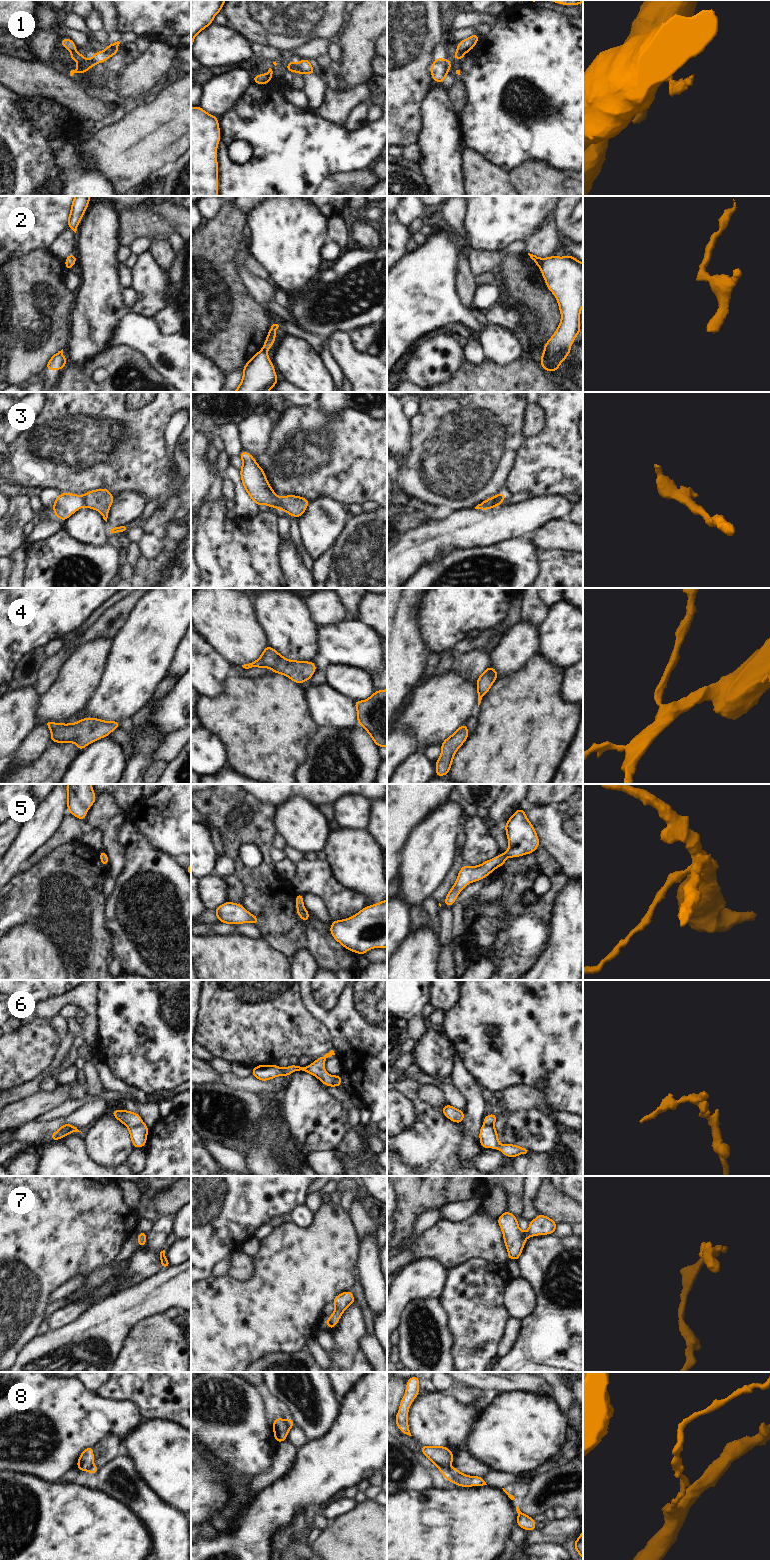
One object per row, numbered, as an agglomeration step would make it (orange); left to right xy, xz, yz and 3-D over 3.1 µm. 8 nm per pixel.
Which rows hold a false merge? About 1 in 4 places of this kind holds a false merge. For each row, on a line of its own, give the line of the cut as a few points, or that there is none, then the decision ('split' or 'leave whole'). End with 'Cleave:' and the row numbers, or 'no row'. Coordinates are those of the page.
1: cut in yz along (457, 50), (463, 53); split
2: cut in yz along (544, 259), (539, 266); split
3: cut in xy along (82, 495), (84, 505); split
4: no cut; leave whole
5: no cut; leave whole
6: cut in xy along (142, 1121), (129, 1129); split
7: no cut; leave whole
8: cut in yz along (434, 1462), (447, 1467); split
Cleave: 1, 2, 3, 6, 8

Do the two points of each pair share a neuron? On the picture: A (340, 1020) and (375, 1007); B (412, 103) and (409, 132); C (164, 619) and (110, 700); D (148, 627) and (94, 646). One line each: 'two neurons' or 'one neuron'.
A: one neuron
B: one neuron
C: one neuron
D: two neurons

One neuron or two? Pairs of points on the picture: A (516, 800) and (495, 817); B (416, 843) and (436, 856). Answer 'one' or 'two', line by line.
A: one
B: one

